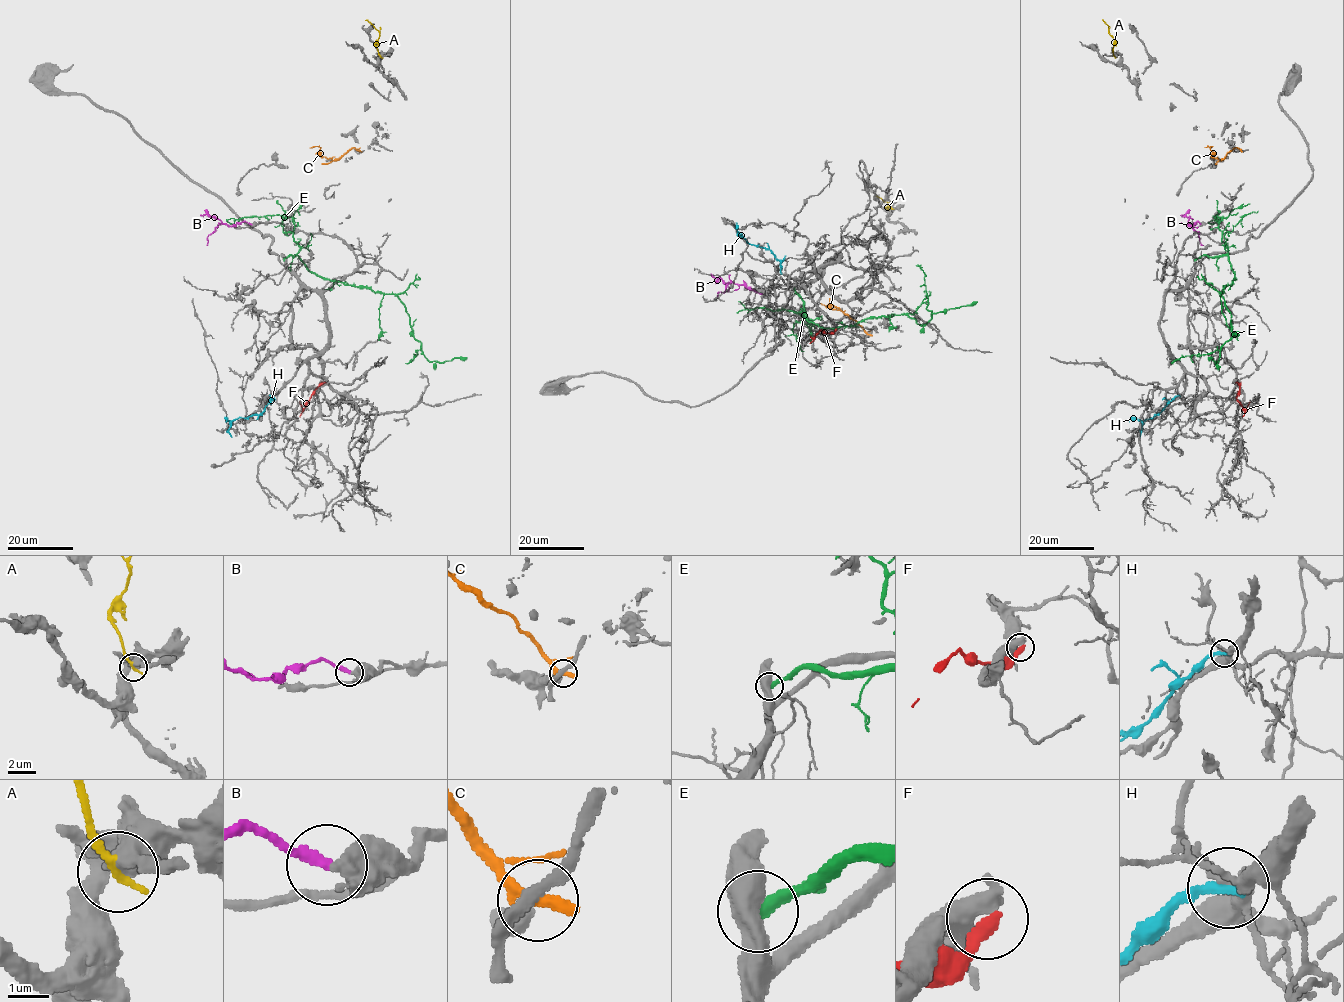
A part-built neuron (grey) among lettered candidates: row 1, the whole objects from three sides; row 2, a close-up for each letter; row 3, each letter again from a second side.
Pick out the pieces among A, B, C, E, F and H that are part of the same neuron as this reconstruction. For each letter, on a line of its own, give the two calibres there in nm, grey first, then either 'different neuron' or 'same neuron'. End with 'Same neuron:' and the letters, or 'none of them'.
A: 480/240 nm | different neuron
B: 600/240 nm | same neuron
C: 280/420 nm | different neuron
E: 600/440 nm | different neuron
F: 650/340 nm | different neuron
H: 280/280 nm | different neuron
Same neuron: B

